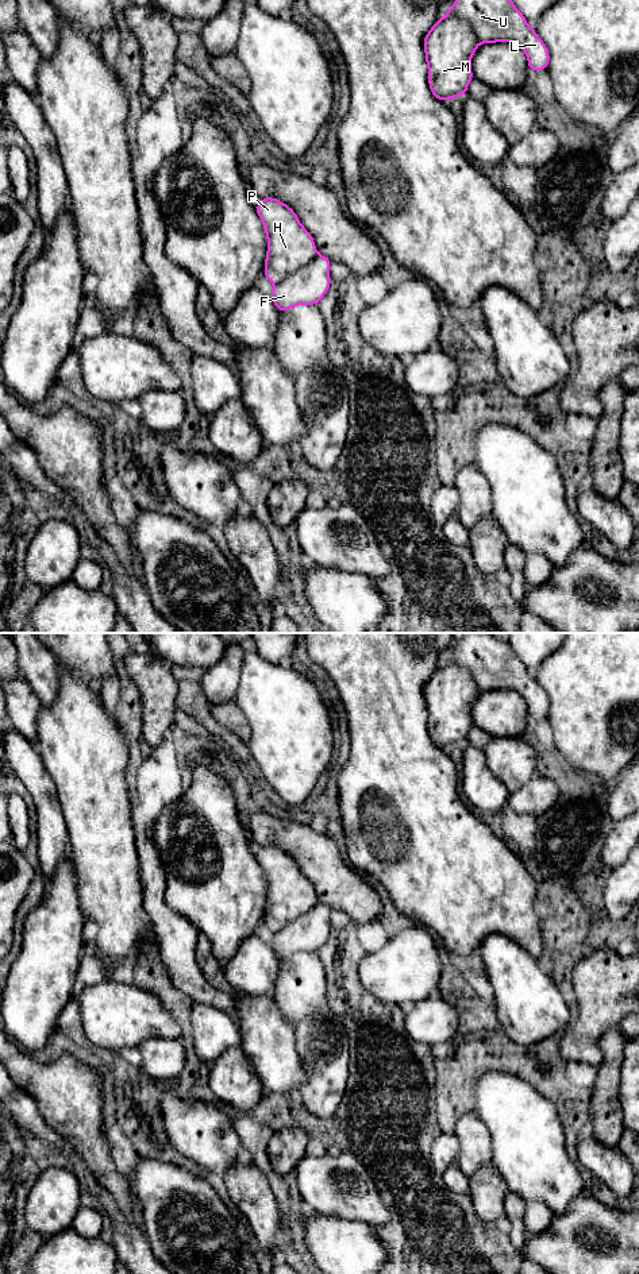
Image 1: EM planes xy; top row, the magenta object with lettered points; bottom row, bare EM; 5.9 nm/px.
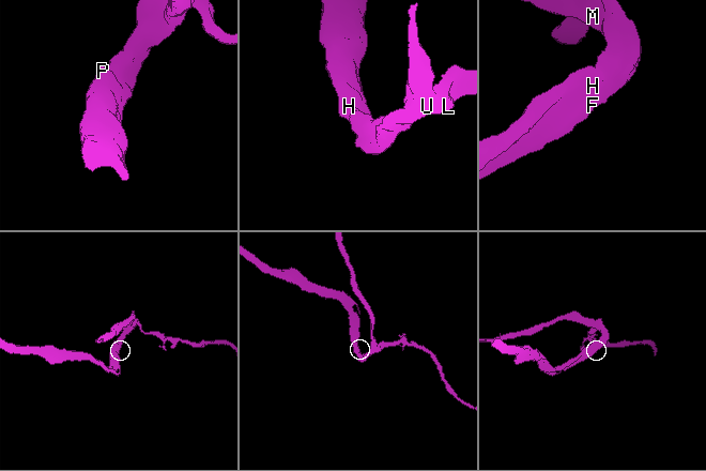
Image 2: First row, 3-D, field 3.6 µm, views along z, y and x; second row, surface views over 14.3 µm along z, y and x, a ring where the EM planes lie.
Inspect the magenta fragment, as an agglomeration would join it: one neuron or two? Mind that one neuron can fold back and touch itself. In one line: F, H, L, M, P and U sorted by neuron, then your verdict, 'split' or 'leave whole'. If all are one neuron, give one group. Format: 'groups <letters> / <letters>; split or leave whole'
groups F H L M P U; leave whole

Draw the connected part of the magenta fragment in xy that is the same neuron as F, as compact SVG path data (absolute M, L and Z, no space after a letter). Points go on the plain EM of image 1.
M262 845L255 856L267 887L263 922L274 933L272 949L280 960L296 953L317 953L331 934L331 907L317 900L312 883L303 875L295 858L278 846Z

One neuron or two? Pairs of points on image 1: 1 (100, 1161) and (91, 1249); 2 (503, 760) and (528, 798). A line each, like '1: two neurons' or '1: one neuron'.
1: two neurons
2: one neuron

